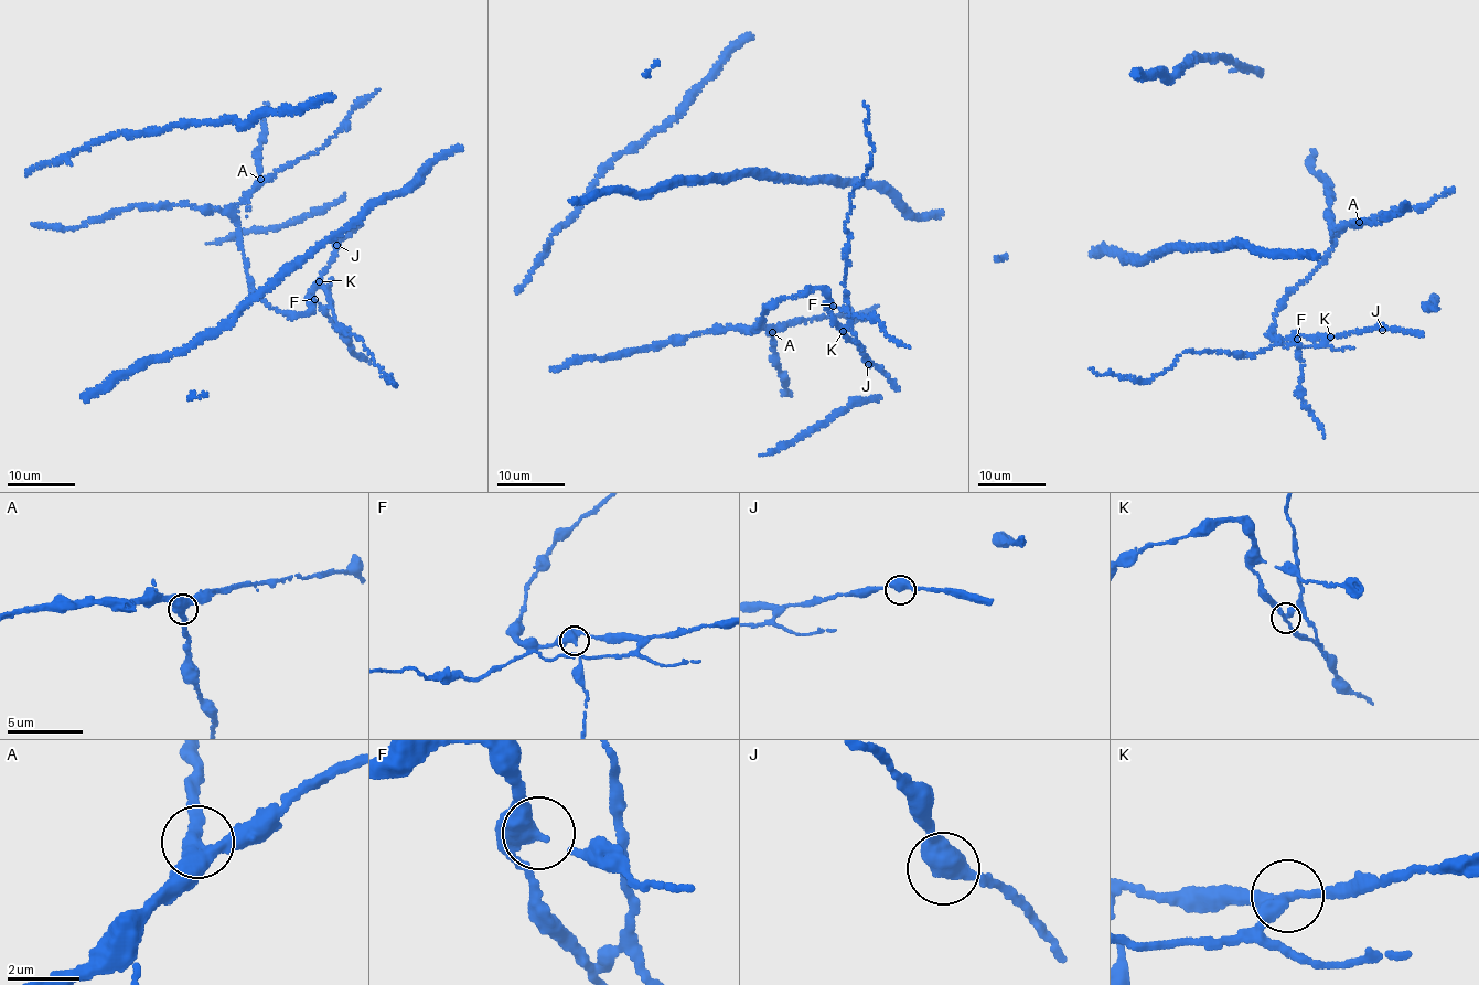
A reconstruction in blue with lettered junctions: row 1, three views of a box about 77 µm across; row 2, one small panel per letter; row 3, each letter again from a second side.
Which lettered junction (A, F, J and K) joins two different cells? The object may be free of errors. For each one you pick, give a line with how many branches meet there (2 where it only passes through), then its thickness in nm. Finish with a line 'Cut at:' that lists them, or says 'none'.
K: 3 | 280 nm
Cut at: K

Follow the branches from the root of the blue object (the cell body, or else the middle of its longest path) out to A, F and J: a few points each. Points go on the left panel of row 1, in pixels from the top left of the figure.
A: (243, 253), (235, 207), (254, 191), (260, 179)
F: (243, 253), (250, 288), (267, 306), (281, 312), (308, 312), (314, 299)
J: (243, 253), (250, 288), (267, 306), (298, 313), (312, 308), (309, 292), (336, 245)

